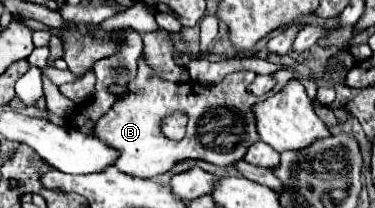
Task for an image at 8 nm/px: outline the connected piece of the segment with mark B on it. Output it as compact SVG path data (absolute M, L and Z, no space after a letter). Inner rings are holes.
M144 58L138 60L138 76L136 76L136 92L128 94L124 100L116 102L112 110L98 120L94 126L94 136L110 144L120 152L120 158L116 162L116 168L120 168L126 174L138 176L138 178L152 178L164 172L170 172L178 162L182 160L204 160L222 168L234 166L238 160L246 156L246 148L250 144L258 142L258 132L256 132L256 120L254 120L254 104L266 100L267 97L280 92L290 80L302 82L306 88L310 100L316 96L316 78L300 74L300 72L290 72L290 70L280 70L276 72L278 84L264 96L256 98L246 92L246 86L254 80L254 72L248 70L238 70L228 74L222 82L204 86L204 84L190 84L190 82L166 82L160 78L150 76L152 70L146 66ZM170 110L186 110L188 114L188 126L186 126L186 136L180 142L168 140L160 124L164 116Z

